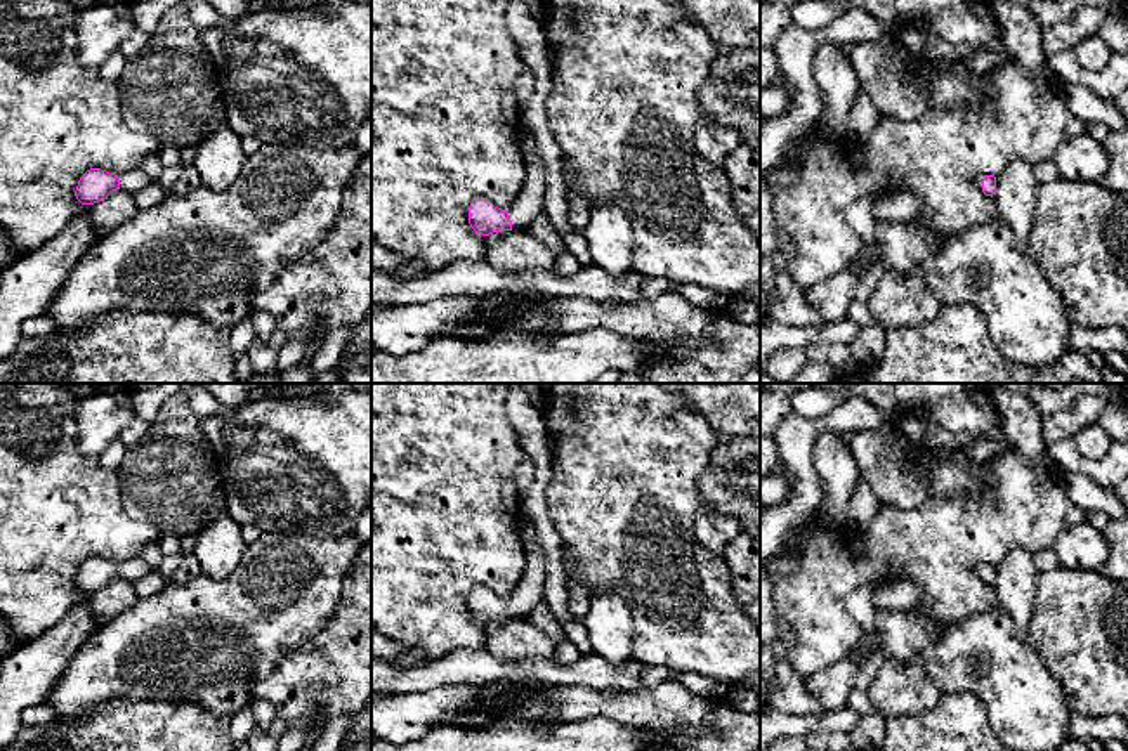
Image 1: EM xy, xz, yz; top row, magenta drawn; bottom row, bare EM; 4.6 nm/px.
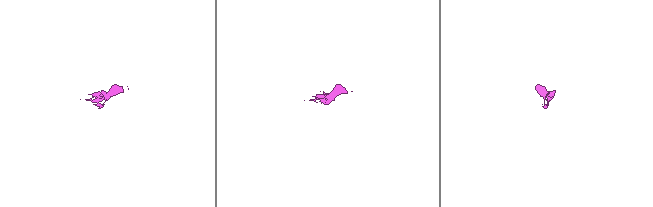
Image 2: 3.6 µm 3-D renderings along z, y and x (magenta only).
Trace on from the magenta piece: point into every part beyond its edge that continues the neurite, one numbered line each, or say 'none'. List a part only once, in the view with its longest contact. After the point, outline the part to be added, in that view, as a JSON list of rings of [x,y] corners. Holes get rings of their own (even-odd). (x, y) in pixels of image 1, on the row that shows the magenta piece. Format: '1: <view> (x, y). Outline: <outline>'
1: xz (528, 205). Outline: [[[522,127],[519,134],[526,161],[526,182],[514,205],[507,210],[512,231],[528,231],[531,222],[543,212],[545,201],[545,165],[534,135]]]

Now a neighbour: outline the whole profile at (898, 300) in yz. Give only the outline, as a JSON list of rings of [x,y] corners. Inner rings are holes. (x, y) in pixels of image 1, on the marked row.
[[[916,269],[908,274],[887,271],[866,293],[866,307],[885,331],[927,323],[942,305]]]

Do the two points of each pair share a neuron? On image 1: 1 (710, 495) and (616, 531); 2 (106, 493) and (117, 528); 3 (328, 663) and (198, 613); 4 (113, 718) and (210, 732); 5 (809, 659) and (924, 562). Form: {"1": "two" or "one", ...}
{"1": "two", "2": "one", "3": "two", "4": "one", "5": "one"}

